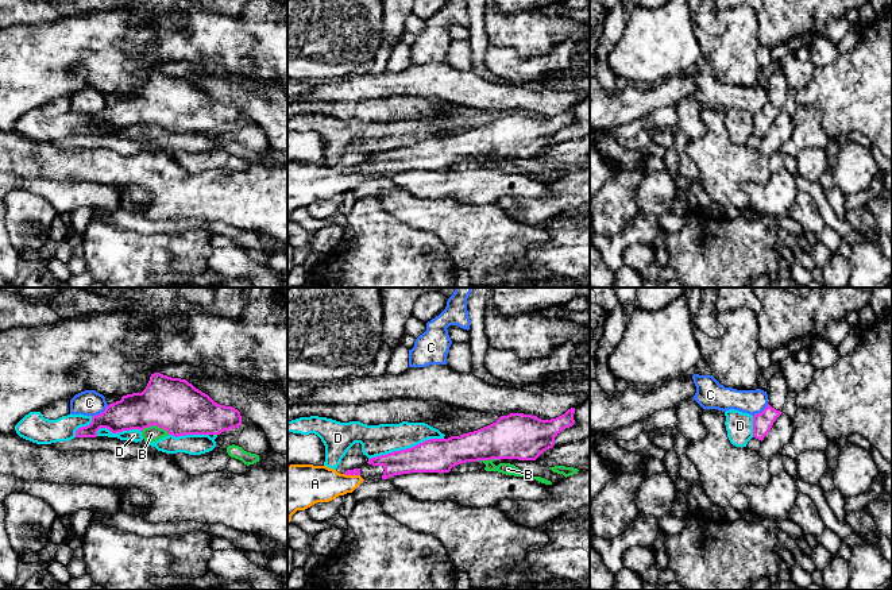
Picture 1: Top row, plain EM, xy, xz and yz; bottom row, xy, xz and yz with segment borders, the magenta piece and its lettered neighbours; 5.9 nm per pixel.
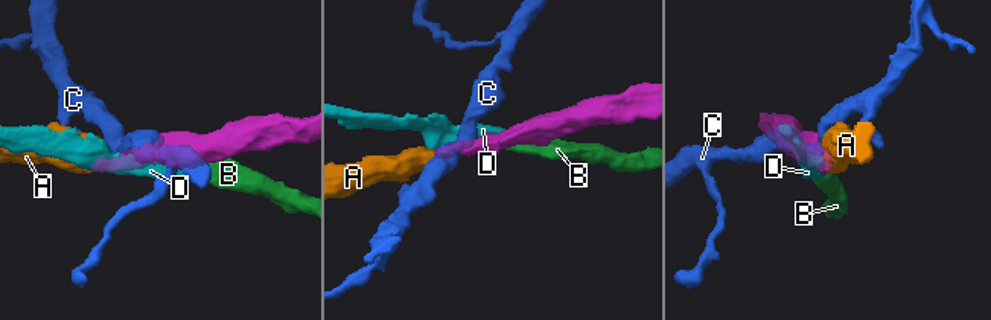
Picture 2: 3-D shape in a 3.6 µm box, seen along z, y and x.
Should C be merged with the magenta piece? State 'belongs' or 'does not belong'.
does not belong

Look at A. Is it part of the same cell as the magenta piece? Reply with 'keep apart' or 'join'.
join

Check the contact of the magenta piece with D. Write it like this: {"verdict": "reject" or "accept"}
{"verdict": "reject"}

